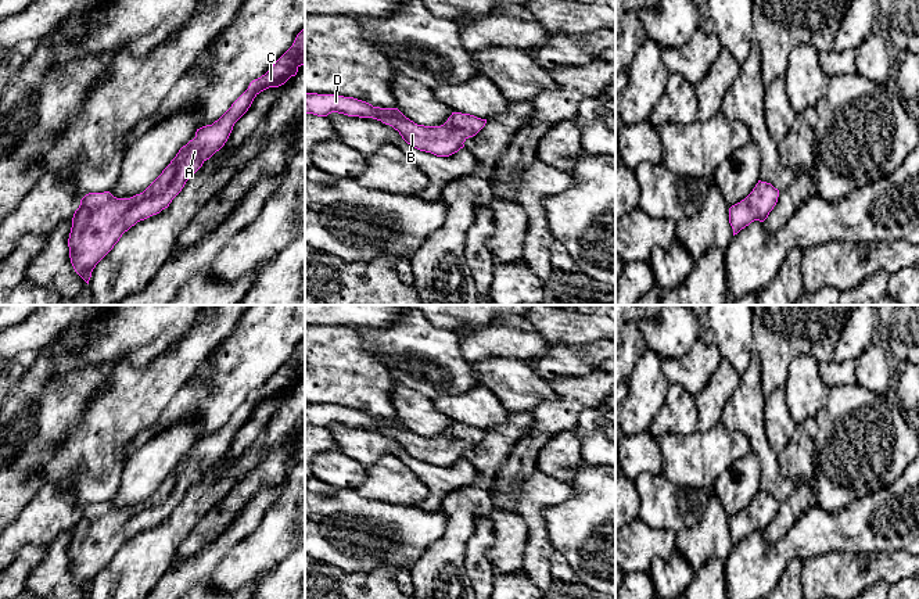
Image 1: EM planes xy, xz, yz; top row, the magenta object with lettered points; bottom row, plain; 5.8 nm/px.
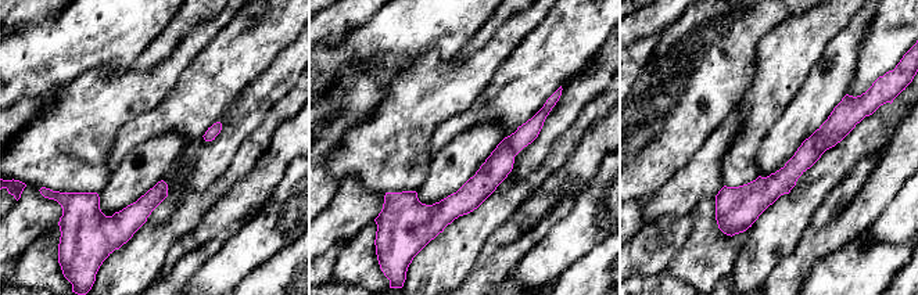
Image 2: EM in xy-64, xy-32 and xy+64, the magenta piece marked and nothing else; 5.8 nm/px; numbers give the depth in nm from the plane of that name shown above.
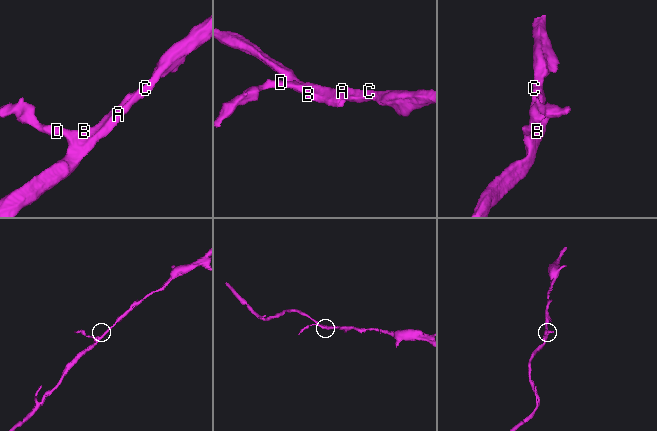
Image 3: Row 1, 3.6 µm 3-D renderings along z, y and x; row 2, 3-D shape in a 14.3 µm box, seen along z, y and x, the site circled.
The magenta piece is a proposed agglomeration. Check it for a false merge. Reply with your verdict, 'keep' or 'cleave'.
keep

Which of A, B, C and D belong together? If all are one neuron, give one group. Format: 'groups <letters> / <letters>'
groups A B C D

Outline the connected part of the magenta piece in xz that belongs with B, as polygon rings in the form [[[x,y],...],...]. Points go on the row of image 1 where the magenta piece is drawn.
[[[305,93],[305,114],[327,116],[331,112],[381,121],[398,130],[412,147],[437,157],[457,153],[487,123],[487,119],[470,114],[452,112],[444,125],[424,126],[406,118],[398,108],[373,107],[366,101],[337,94]]]

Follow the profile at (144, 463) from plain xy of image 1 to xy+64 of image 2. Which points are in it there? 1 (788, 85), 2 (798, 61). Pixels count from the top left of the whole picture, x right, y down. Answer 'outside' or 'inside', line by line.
1: outside
2: outside

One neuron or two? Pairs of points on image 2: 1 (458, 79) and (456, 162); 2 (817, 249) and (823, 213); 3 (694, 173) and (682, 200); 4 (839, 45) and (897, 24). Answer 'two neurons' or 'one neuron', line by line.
1: two neurons
2: two neurons
3: one neuron
4: two neurons

